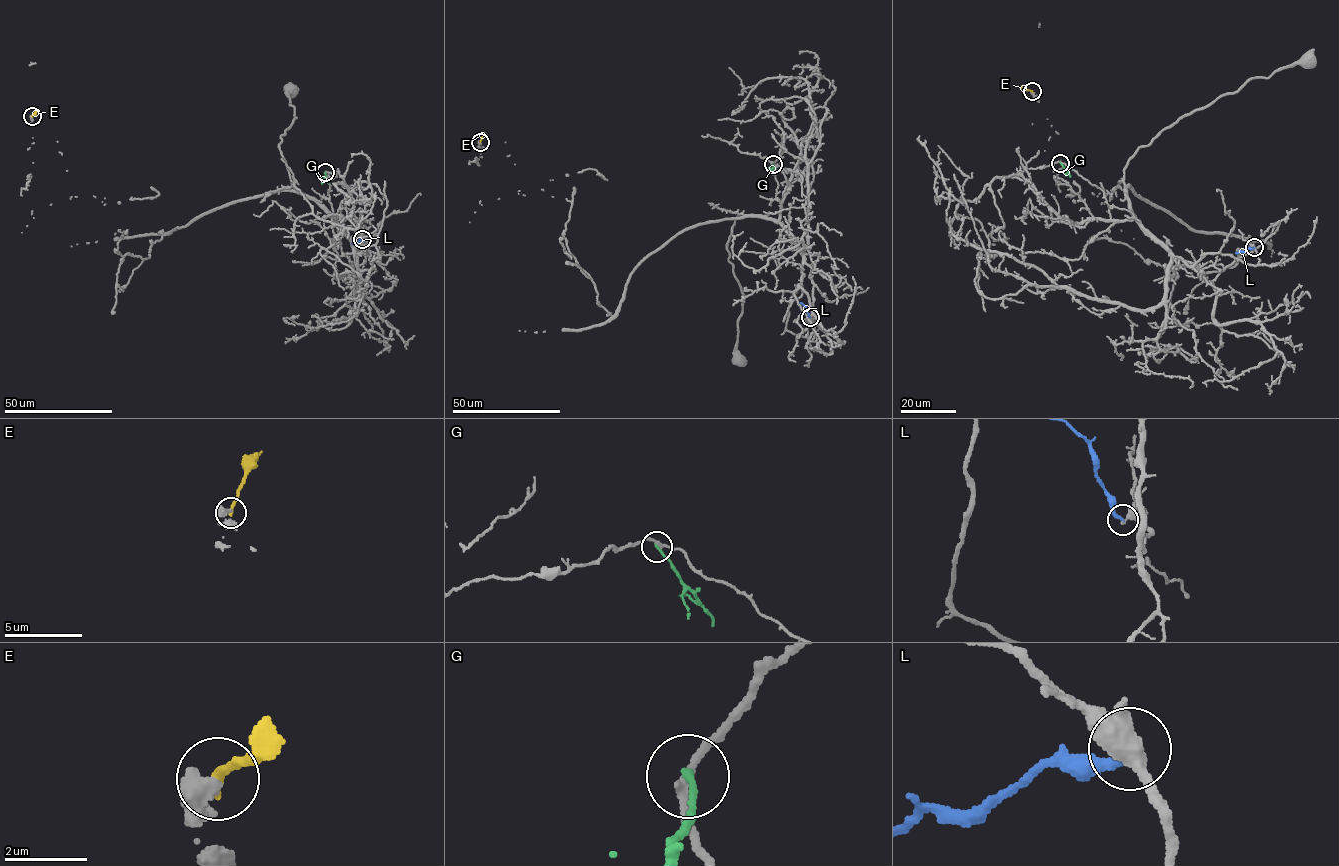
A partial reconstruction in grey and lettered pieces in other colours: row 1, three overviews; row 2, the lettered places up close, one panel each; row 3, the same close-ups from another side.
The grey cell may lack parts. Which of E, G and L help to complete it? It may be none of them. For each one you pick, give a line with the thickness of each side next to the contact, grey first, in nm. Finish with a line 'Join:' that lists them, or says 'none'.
Join: none

